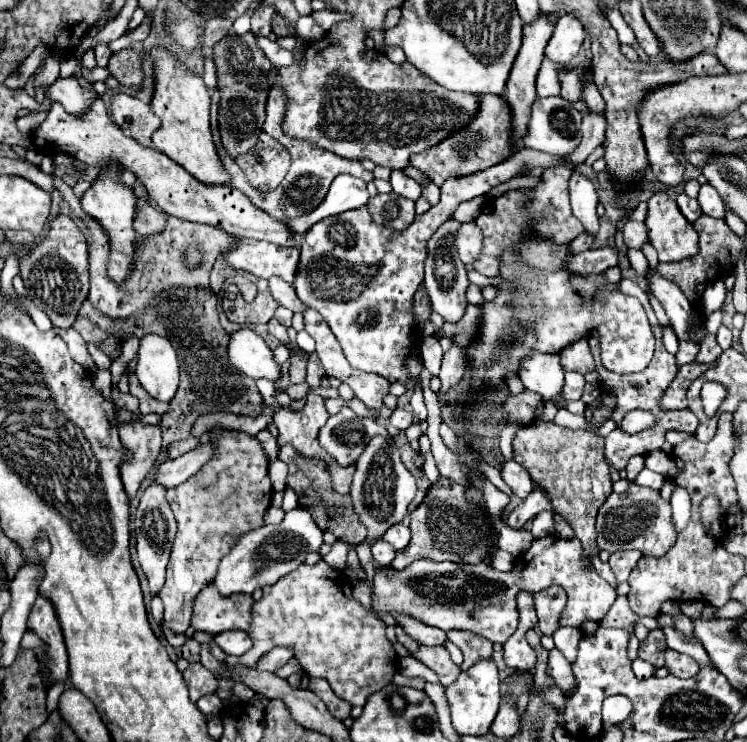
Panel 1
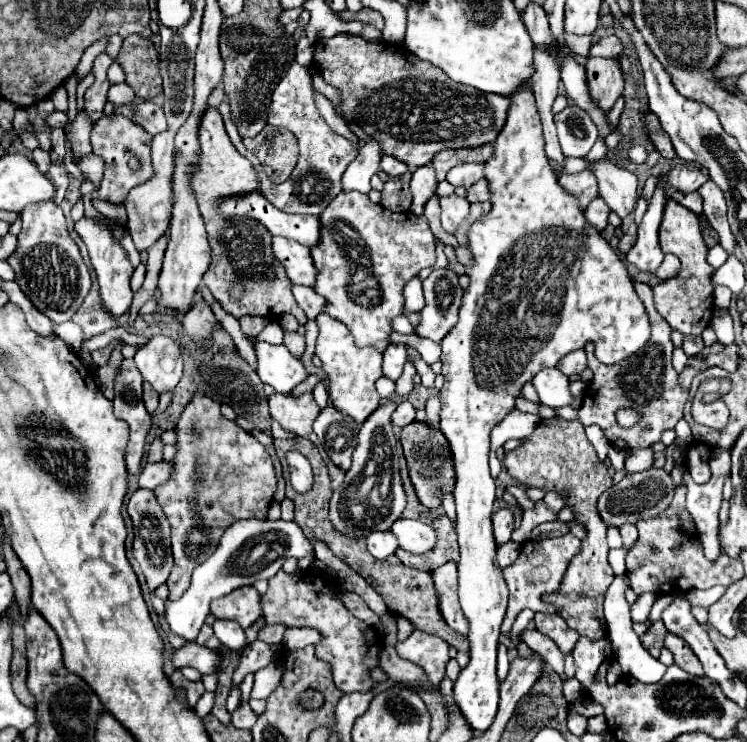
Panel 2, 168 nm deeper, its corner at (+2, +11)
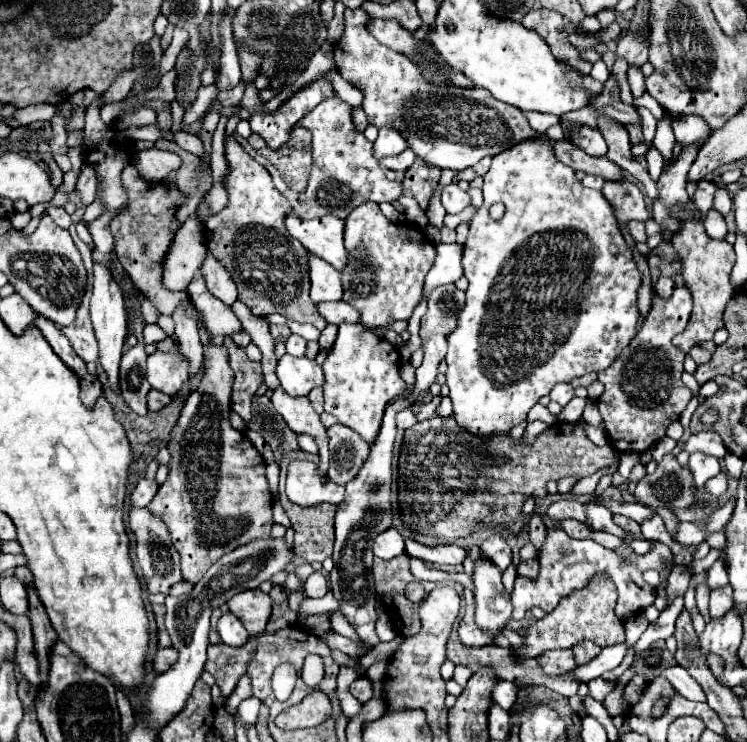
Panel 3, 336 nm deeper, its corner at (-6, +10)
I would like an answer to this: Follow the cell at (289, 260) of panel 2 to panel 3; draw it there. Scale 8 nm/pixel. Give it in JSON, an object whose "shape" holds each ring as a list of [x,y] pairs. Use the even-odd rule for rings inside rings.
{"shape":[[[308,252],[308,268],[310,268],[310,298],[312,302],[324,300],[340,300],[342,298],[342,282],[340,272],[332,268],[328,262]]]}

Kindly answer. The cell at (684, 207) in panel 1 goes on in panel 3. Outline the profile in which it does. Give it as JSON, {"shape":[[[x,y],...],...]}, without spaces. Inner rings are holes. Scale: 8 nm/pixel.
{"shape":[[[700,180],[700,182],[698,182],[698,188],[696,188],[694,198],[692,198],[692,204],[696,206],[696,210],[698,210],[702,216],[706,216],[708,210],[712,208],[714,192],[716,192],[716,184],[714,184],[714,182],[706,182],[706,180]]]}

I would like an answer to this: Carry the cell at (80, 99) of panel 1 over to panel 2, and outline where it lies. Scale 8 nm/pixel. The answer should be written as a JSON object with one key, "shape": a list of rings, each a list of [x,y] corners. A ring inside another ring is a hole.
{"shape":[[[80,113],[80,117],[76,117],[70,125],[68,125],[68,139],[72,143],[72,153],[78,155],[80,159],[88,153],[92,153],[90,147],[90,123],[86,119],[86,113]]]}

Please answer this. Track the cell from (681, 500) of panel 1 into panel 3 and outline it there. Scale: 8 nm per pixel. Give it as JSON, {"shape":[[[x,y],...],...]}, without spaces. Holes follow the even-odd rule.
{"shape":[[[700,452],[690,454],[688,466],[692,470],[692,476],[694,476],[694,482],[696,482],[698,490],[704,488],[704,484],[706,484],[708,478],[712,478],[712,476],[716,476],[722,472],[718,458],[708,456],[708,454],[700,454]]]}

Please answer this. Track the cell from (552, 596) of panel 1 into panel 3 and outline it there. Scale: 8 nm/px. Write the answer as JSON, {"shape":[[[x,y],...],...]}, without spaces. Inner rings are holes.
{"shape":[[[584,640],[584,642],[576,644],[576,646],[572,648],[572,652],[574,652],[576,664],[586,664],[588,660],[592,660],[594,656],[600,654],[600,646],[596,646],[596,644],[590,642],[590,640]]]}

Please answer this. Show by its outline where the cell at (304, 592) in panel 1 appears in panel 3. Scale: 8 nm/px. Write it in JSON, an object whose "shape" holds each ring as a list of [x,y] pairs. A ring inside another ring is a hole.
{"shape":[[[356,678],[354,684],[350,684],[350,694],[360,702],[368,702],[372,698],[372,682],[368,678]]]}

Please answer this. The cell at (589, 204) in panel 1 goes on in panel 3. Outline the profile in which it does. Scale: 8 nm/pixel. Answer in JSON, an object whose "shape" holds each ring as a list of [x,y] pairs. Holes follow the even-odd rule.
{"shape":[[[600,59],[592,65],[590,75],[599,82],[604,83],[610,77],[610,72],[608,72],[604,61]]]}

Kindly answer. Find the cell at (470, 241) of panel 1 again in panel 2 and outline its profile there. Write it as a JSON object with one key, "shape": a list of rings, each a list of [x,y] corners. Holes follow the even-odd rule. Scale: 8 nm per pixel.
{"shape":[[[450,195],[450,197],[440,197],[440,207],[442,207],[442,227],[448,233],[454,233],[462,219],[468,215],[470,203],[464,197]]]}

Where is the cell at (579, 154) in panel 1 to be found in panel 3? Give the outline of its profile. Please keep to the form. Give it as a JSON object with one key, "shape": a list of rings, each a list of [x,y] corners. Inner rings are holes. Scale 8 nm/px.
{"shape":[[[628,32],[618,40],[616,56],[622,56],[628,62],[628,66],[640,68],[644,62],[648,62],[648,40]]]}

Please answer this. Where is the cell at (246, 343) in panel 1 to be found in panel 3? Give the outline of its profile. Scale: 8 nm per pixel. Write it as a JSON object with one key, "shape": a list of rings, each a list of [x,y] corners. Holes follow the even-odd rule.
{"shape":[[[284,354],[278,360],[276,374],[280,380],[280,386],[290,396],[308,396],[308,392],[316,386],[322,386],[324,372],[316,364],[316,360],[310,358],[296,358],[290,354]]]}

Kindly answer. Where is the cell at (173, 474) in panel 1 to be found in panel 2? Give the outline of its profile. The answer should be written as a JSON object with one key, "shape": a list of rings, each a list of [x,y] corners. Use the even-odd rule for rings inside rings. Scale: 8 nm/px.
{"shape":[[[146,463],[142,469],[142,475],[138,477],[138,487],[140,489],[156,489],[160,483],[168,481],[172,473],[172,463]]]}

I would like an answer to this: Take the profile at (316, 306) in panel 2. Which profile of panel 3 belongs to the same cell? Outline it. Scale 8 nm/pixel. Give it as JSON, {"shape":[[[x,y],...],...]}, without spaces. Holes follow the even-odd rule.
{"shape":[[[318,302],[316,304],[318,314],[328,322],[328,324],[340,324],[340,322],[358,322],[356,310],[348,306],[346,302]]]}

